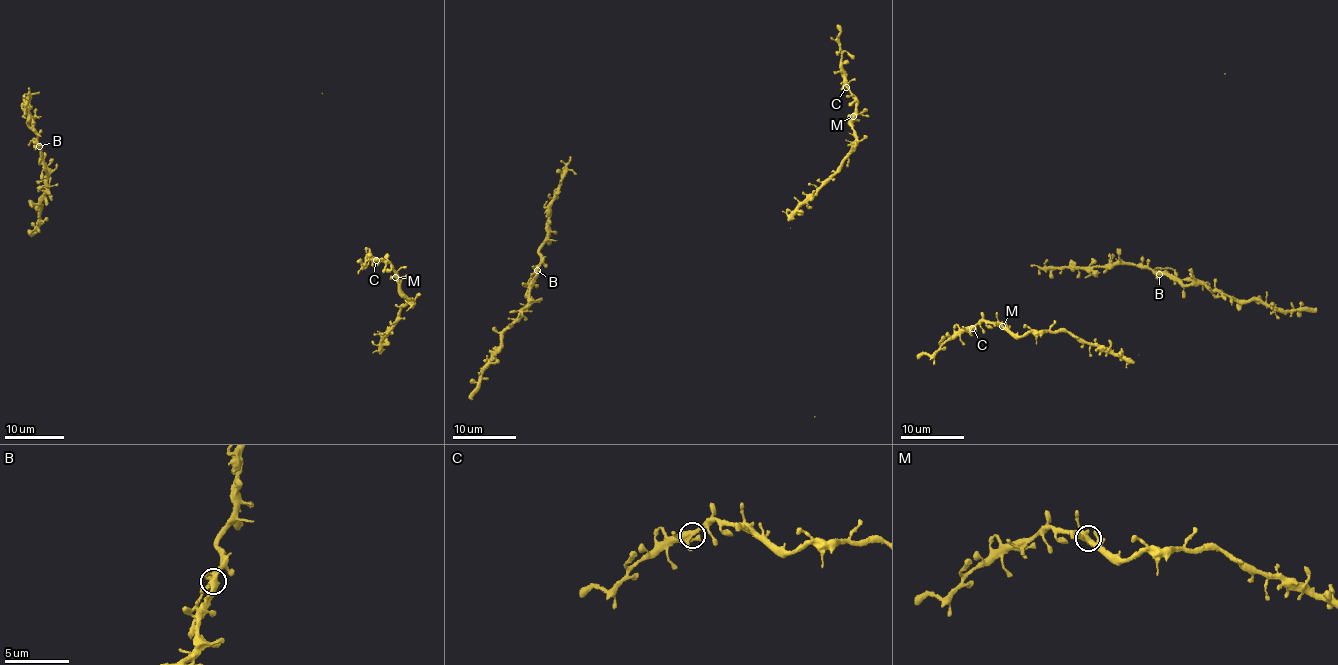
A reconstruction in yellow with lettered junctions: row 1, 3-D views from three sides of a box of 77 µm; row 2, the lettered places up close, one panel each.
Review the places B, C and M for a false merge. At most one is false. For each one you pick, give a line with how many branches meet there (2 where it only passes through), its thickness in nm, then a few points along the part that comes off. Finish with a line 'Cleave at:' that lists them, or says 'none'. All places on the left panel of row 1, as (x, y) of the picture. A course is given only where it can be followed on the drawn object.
Cleave at: none

